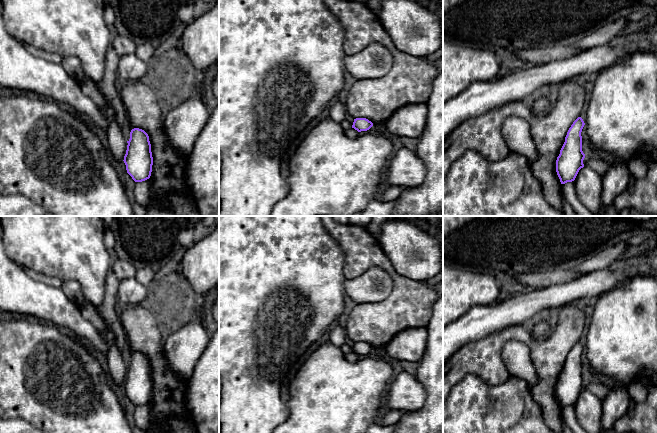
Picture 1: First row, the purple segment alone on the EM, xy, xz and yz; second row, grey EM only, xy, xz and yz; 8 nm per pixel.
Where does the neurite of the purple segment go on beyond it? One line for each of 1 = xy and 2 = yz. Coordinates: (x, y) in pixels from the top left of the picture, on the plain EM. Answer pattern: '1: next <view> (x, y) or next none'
1: next none
2: next none

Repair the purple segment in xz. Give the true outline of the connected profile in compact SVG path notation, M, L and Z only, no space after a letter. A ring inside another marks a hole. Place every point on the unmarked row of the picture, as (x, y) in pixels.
M356 342L354 343L352 352L358 356L367 355L373 350L373 347L366 342Z

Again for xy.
M139 352L130 356L124 380L127 397L135 406L142 406L150 402L153 389L151 368L148 358Z

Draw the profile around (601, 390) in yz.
M597 380L592 381L591 383L587 384L584 387L584 391L593 393L602 401L610 393L610 390L611 390L611 385L606 385L605 383Z

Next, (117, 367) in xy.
M106 323L107 331L105 333L99 332L100 336L107 343L109 349L106 354L108 361L108 368L113 381L118 385L123 385L127 374L127 364L116 346L116 339L111 330L111 327Z

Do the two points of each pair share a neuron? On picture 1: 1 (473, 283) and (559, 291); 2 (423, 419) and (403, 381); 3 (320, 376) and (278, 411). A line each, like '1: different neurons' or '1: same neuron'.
1: different neurons
2: different neurons
3: different neurons

